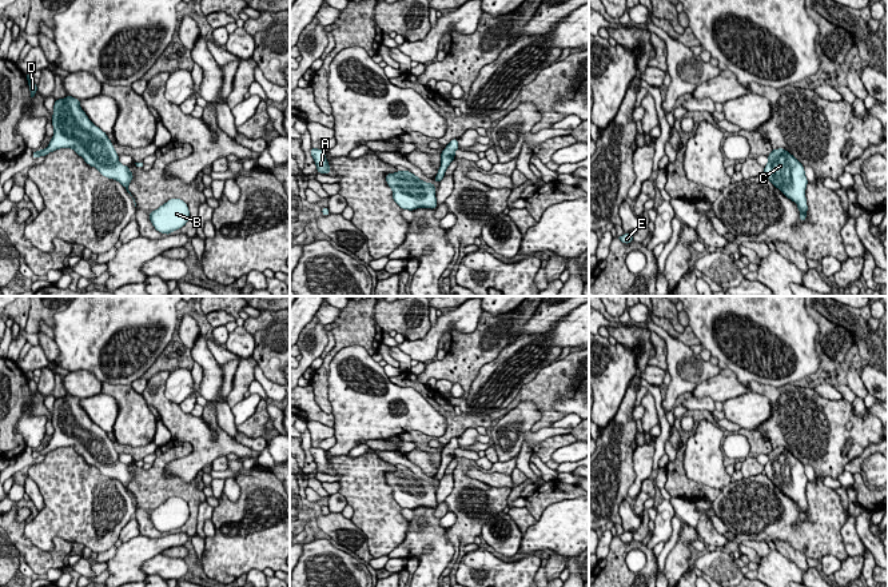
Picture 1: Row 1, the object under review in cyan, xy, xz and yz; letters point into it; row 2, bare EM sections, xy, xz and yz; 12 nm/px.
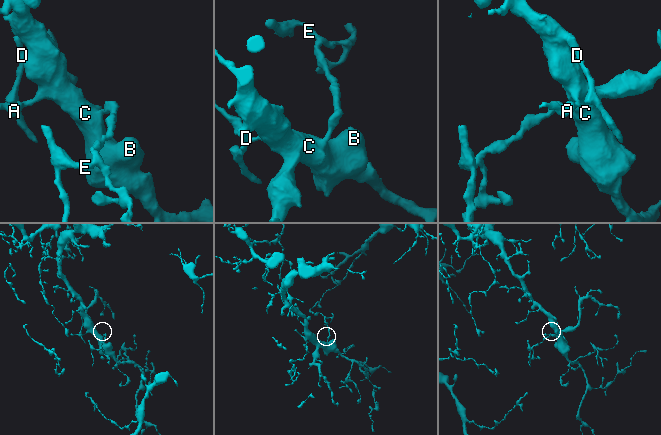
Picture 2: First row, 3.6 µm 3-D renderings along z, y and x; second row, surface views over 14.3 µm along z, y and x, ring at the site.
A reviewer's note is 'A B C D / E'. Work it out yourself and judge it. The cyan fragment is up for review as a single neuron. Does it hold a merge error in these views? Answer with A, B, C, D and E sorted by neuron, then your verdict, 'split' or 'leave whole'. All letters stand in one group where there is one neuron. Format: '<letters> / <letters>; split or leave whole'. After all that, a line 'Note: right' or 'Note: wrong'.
A B C D E; leave whole
Note: wrong

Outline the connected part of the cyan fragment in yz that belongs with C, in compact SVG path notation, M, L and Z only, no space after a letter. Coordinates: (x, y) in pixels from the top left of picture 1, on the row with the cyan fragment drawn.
M784 148L772 149L766 156L768 164L764 167L764 175L783 195L797 204L800 221L805 221L808 212L805 197L808 179L804 165Z

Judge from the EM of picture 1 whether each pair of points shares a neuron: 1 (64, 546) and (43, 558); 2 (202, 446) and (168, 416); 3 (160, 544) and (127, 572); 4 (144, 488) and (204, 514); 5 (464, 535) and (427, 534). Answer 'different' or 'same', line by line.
1: same
2: same
3: same
4: different
5: different

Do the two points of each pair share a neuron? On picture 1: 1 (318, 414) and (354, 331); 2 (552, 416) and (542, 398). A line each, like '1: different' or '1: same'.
1: different
2: same

